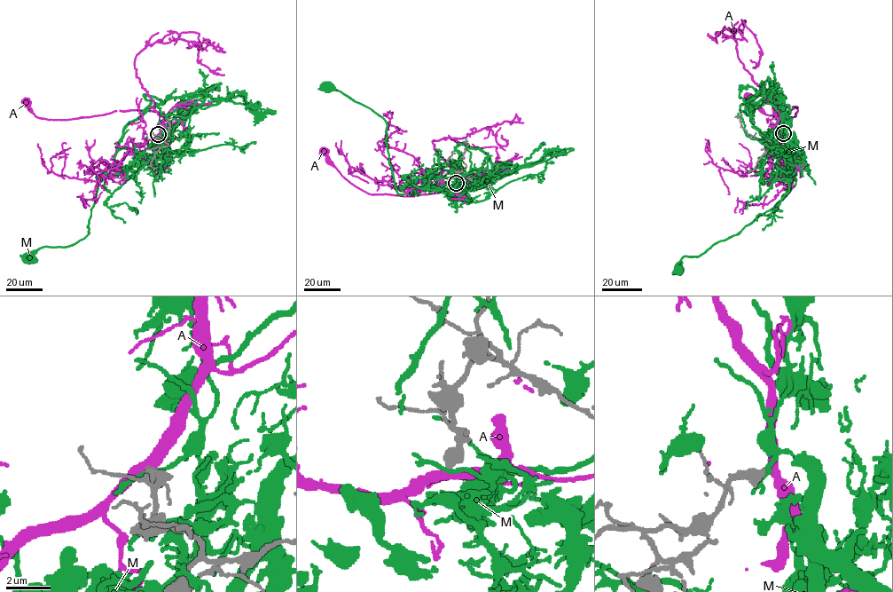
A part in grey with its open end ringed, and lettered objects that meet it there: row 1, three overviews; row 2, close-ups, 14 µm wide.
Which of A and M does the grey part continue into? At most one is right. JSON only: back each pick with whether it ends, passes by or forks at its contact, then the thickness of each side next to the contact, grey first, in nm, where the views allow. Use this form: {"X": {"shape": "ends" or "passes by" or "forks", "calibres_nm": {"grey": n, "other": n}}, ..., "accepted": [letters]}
{"A": {"shape": "passes by", "calibres_nm": {"grey": 500, "other": 400}}, "accepted": ["A"]}

